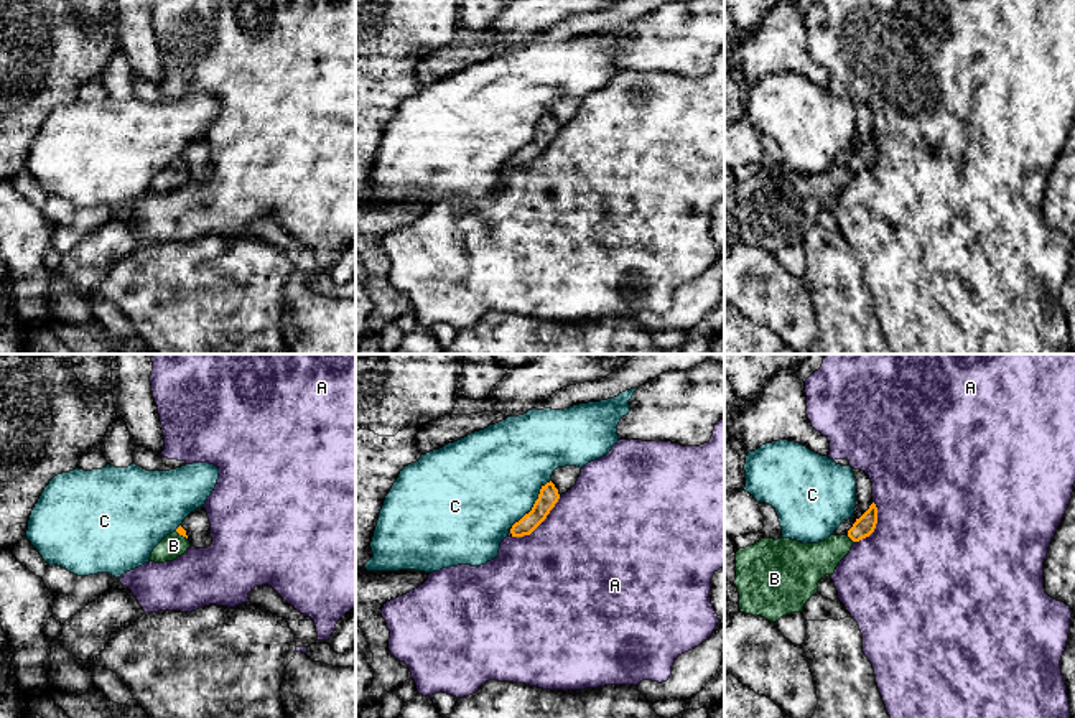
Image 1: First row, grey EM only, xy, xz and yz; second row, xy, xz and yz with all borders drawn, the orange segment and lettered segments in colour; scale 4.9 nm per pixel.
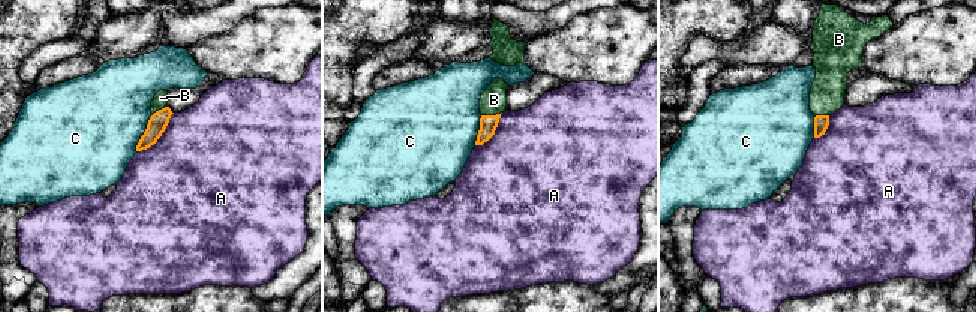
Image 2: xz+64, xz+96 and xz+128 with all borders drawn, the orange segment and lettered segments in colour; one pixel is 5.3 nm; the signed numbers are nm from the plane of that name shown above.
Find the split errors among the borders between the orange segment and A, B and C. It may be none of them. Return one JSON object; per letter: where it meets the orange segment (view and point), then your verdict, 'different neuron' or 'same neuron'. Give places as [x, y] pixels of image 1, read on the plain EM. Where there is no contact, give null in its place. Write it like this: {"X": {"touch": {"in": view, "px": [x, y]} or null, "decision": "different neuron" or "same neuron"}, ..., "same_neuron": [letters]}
{"A": {"touch": {"in": "xz", "px": [539, 155]}, "decision": "different neuron"}, "B": {"touch": {"in": "yz", "px": [850, 168]}, "decision": "same neuron"}, "C": {"touch": {"in": "xz", "px": [534, 135]}, "decision": "different neuron"}, "same_neuron": ["B"]}

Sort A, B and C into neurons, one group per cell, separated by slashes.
A / B / C

